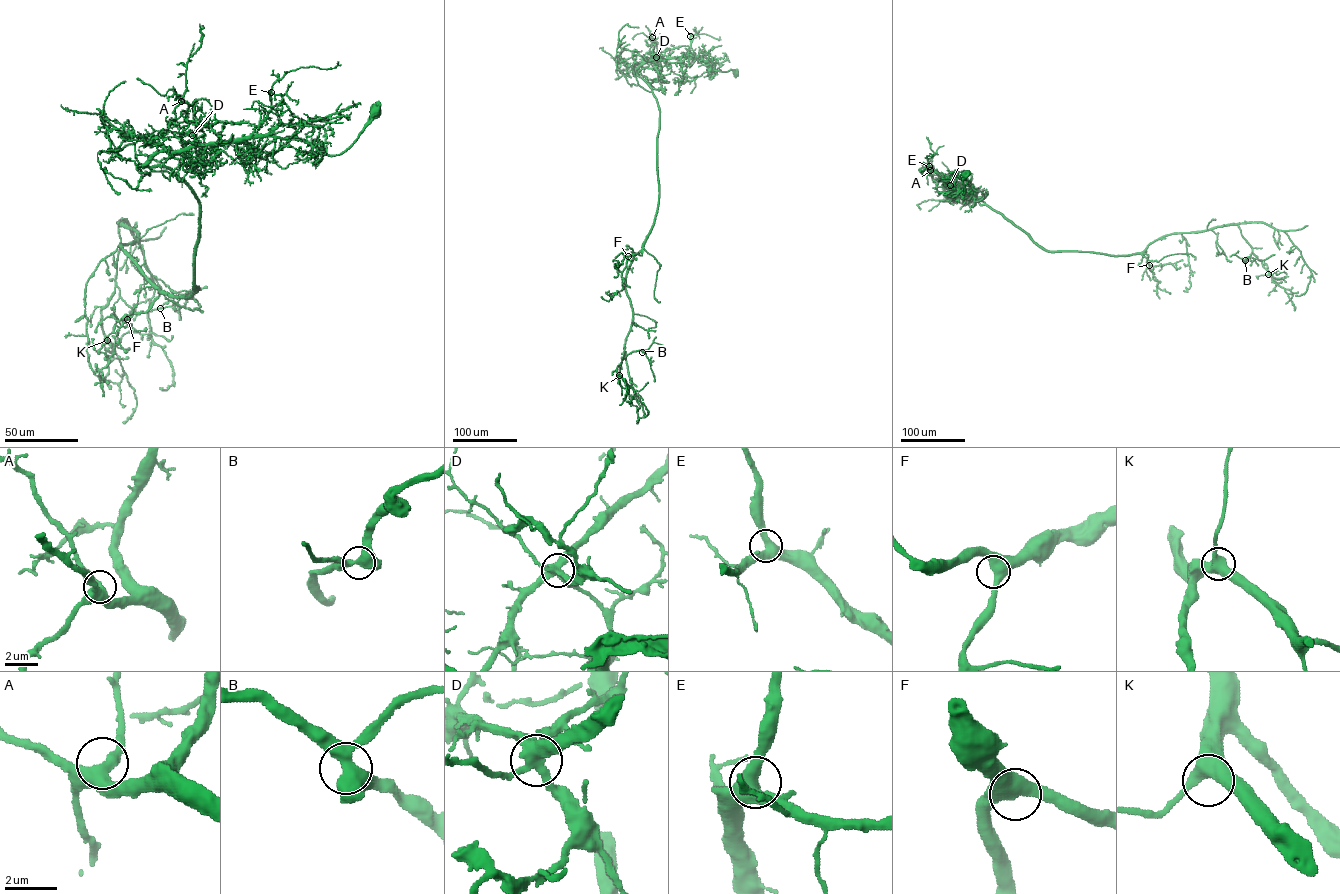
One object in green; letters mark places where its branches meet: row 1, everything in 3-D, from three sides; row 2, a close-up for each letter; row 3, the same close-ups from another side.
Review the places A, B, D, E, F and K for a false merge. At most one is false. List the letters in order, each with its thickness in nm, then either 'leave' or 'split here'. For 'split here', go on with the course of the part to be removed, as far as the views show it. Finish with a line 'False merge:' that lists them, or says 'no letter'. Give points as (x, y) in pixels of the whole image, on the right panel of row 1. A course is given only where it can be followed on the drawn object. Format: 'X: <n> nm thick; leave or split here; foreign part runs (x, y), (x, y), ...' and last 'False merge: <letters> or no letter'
A: 440 nm thick; leave
B: 440 nm thick; leave
D: 440 nm thick; split here; foreign part runs (950, 185), (941, 179), (937, 188)
E: 440 nm thick; leave
F: 460 nm thick; leave
K: 440 nm thick; leave
False merge: D

